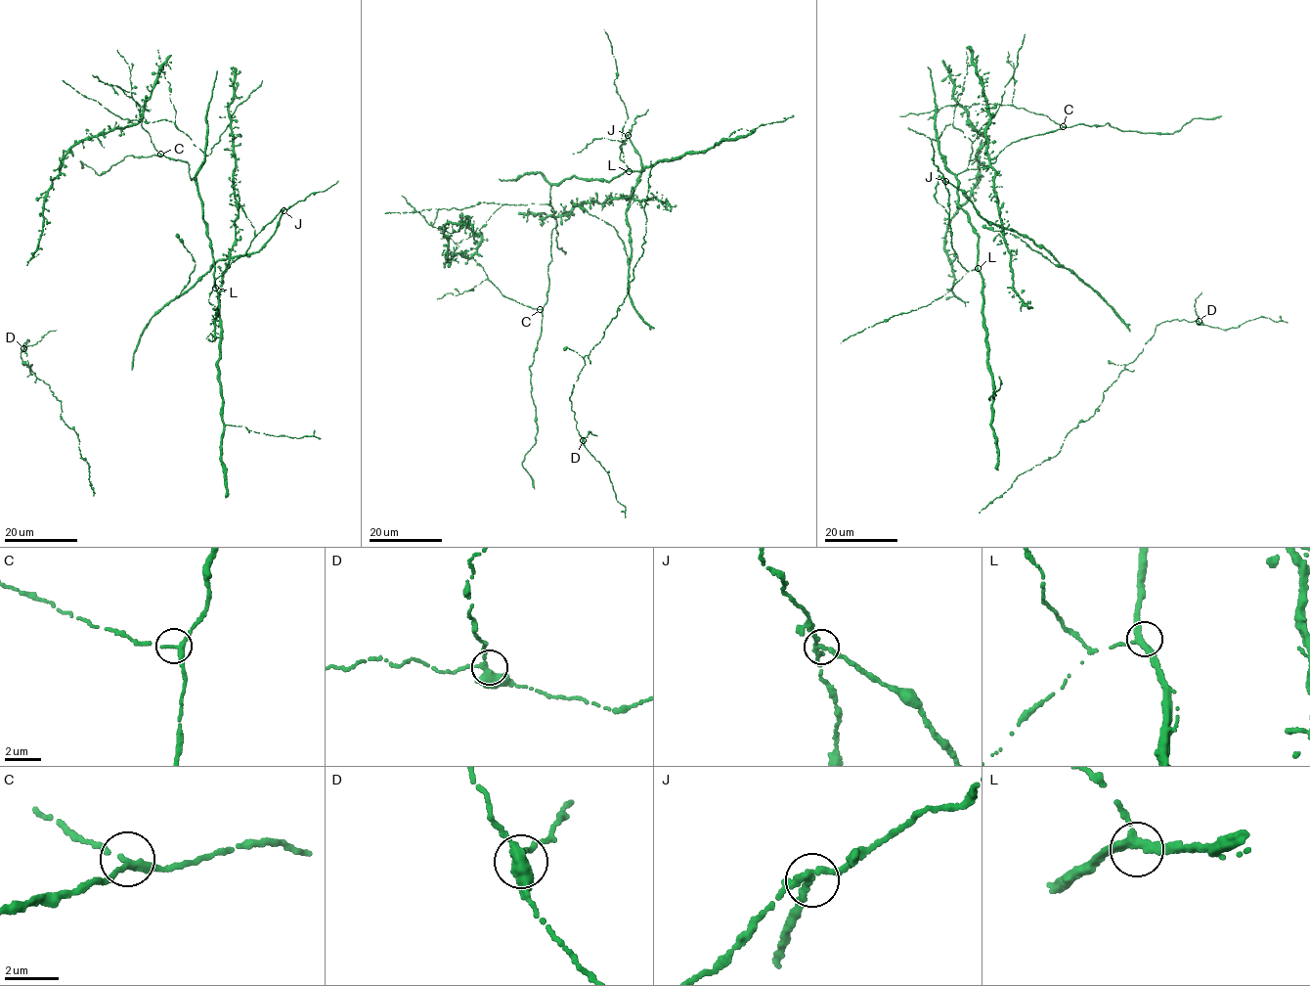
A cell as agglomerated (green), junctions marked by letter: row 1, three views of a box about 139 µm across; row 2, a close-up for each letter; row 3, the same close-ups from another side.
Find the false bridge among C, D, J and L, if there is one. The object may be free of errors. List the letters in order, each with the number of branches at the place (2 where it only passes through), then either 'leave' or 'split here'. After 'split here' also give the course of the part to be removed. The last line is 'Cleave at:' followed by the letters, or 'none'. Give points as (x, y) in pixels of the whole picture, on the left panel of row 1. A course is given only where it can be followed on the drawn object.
C: 3 branches meet; leave
D: 3 branches meet; leave
J: 3 branches meet; split here; foreign part runs (283, 210), (272, 236), (259, 250), (215, 261), (194, 286), (156, 311), (143, 331), (133, 355), (132, 370)
L: 3 branches meet; leave
Cleave at: J

